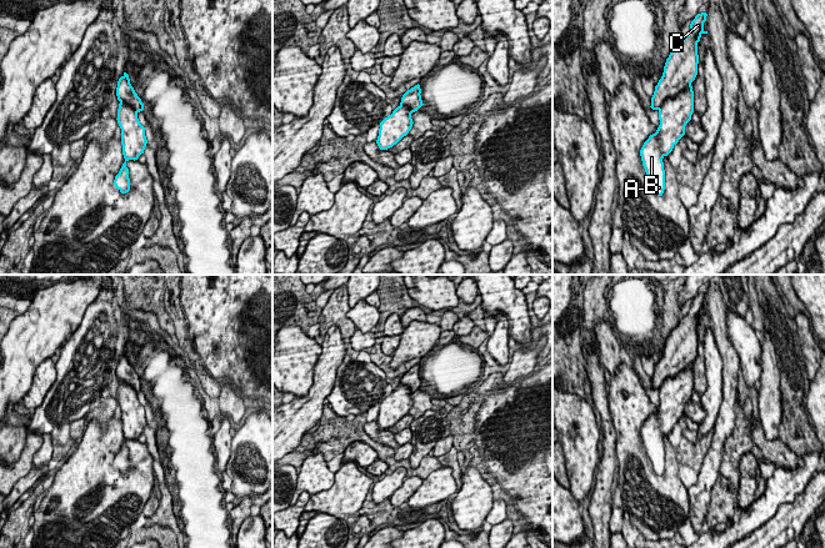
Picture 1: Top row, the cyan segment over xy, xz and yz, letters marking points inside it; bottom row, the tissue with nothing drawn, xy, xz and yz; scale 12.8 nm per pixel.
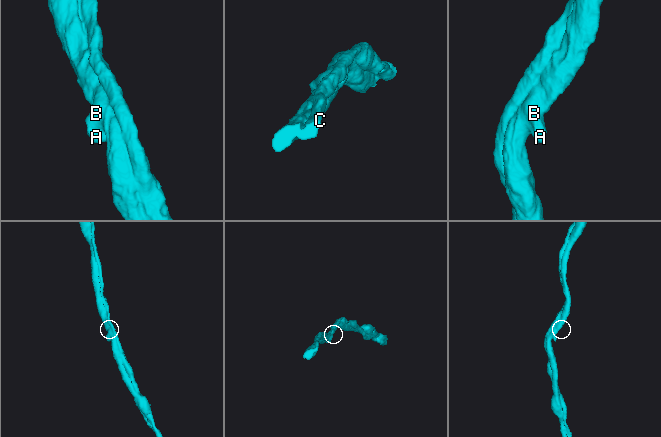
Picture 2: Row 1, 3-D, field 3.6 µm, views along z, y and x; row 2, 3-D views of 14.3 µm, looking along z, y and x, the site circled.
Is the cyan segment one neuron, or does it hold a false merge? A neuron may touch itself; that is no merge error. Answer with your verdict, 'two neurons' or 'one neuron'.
one neuron

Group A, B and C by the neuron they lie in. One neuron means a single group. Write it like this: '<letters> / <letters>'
A B C

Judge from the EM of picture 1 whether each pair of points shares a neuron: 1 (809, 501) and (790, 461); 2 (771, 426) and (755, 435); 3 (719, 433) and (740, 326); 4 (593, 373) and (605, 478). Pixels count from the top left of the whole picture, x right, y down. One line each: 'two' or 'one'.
1: two
2: two
3: two
4: one

